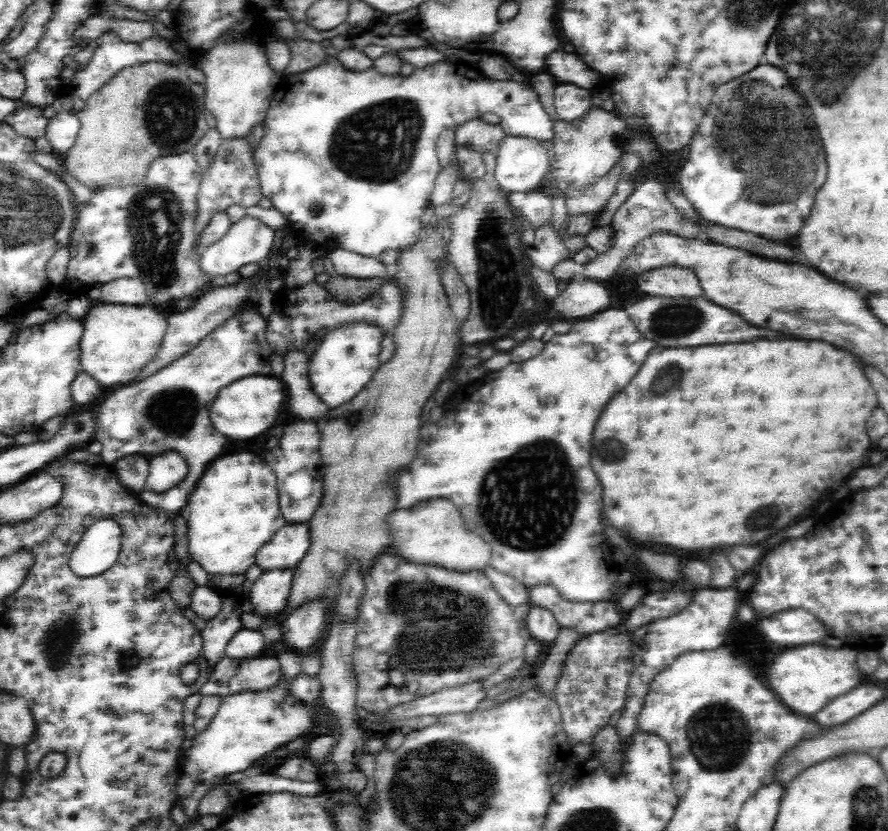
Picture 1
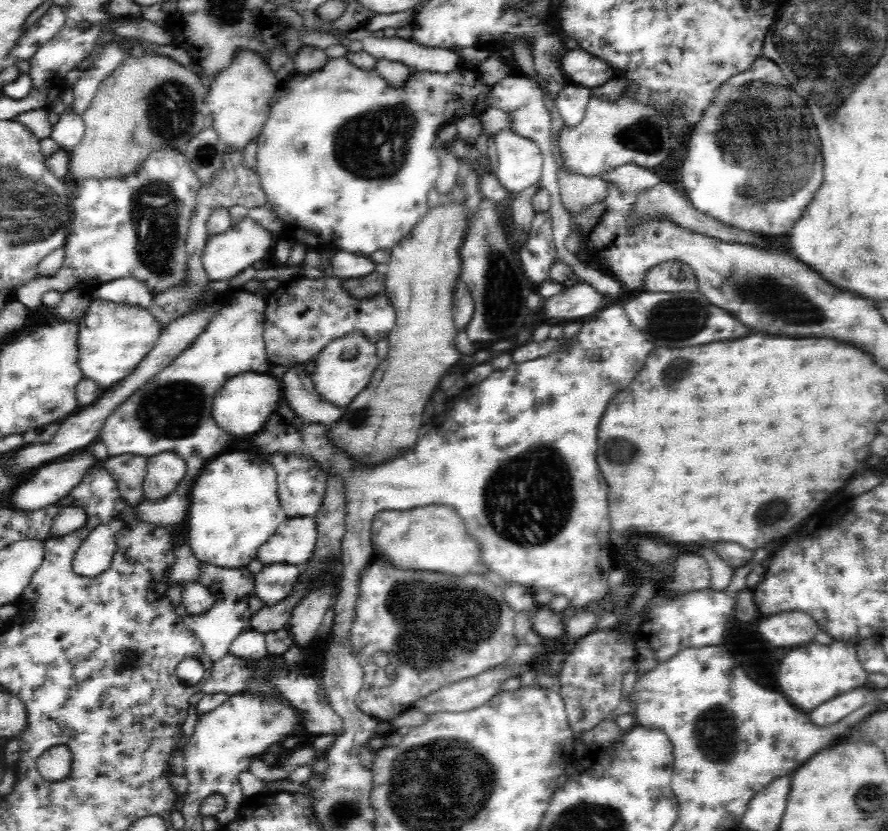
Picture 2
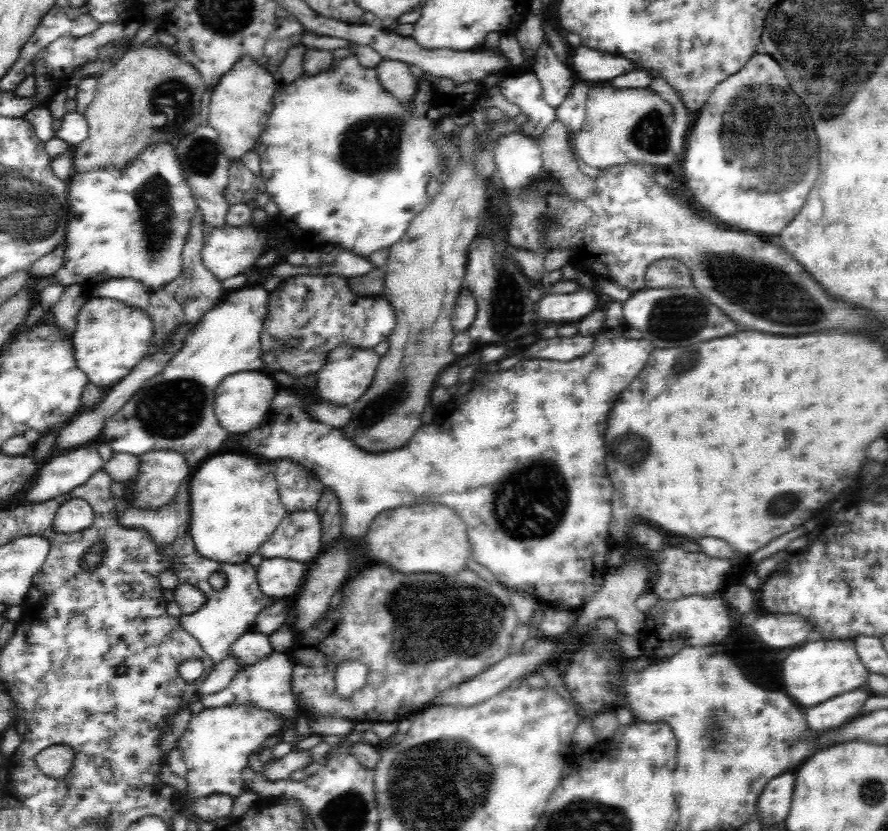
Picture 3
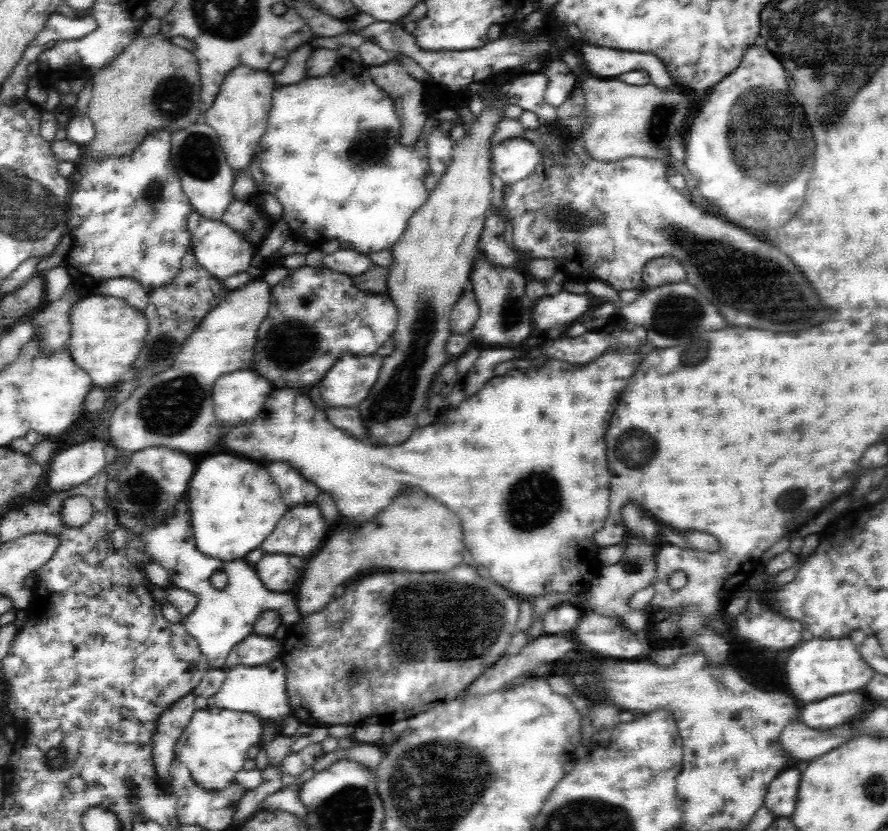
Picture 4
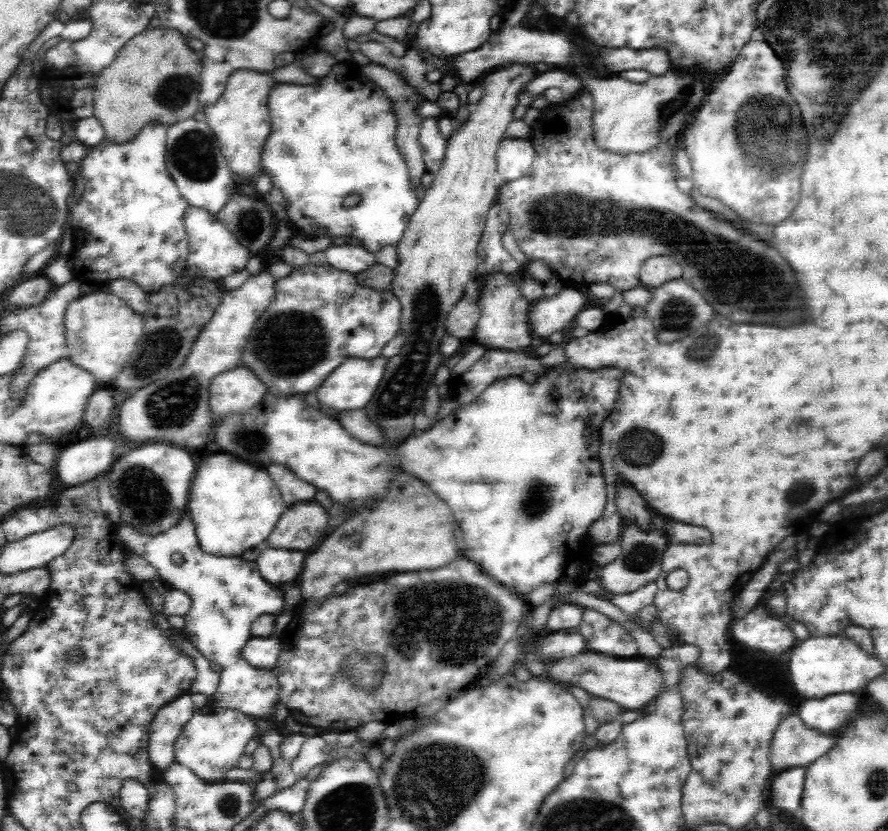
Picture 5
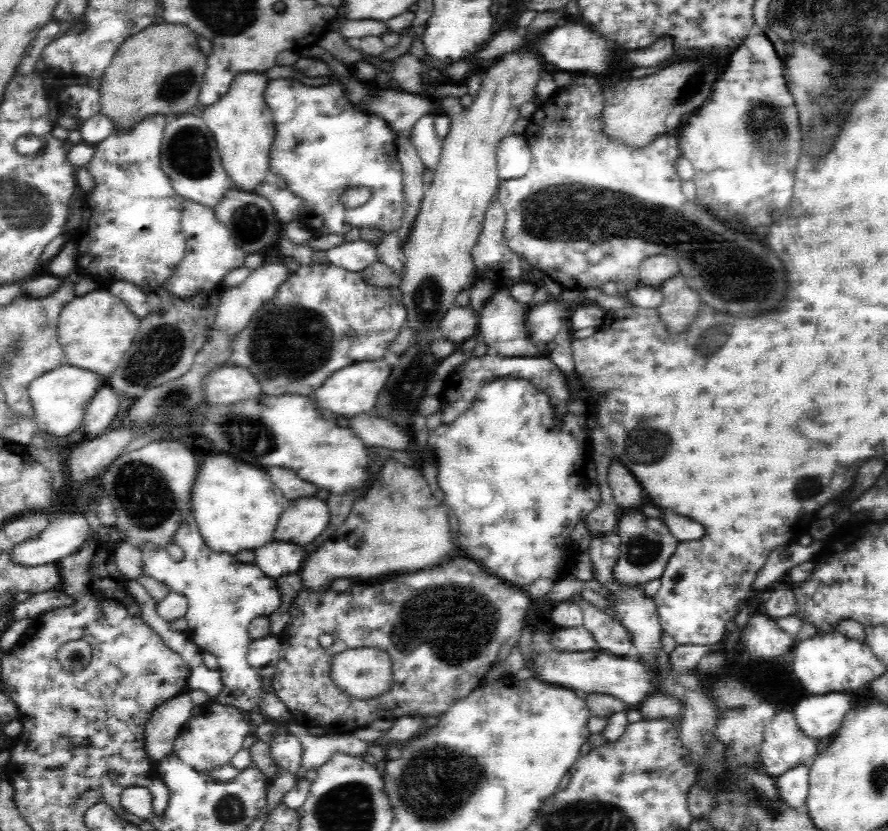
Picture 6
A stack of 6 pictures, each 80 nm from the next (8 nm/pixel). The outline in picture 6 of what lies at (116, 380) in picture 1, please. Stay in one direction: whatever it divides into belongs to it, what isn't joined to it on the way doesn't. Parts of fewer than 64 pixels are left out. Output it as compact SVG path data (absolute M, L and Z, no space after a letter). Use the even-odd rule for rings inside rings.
M90 292L73 298L61 311L57 326L57 340L72 366L92 372L107 379L117 369L118 363L133 345L139 332L138 318L126 303L111 292Z

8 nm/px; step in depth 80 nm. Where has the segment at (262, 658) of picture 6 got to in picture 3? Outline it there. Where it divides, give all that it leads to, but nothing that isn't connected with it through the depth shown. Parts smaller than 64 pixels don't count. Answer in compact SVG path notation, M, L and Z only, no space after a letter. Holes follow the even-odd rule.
M246 632L237 638L229 648L229 654L237 658L239 664L250 666L272 652L269 635Z

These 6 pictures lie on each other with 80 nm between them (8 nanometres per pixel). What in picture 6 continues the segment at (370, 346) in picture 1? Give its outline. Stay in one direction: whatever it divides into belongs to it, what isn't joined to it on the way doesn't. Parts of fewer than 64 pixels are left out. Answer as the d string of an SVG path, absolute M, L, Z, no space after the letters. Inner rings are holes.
M382 358L374 361L354 362L354 364L356 366L344 366L336 370L322 383L322 386L315 390L316 400L322 408L330 410L332 414L340 414L345 419L356 418L356 414L360 413L371 413L391 368L390 361Z

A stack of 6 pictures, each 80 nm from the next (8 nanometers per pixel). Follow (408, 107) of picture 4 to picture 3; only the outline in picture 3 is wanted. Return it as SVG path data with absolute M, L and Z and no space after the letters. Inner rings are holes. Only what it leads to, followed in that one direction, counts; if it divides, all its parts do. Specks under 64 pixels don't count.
M382 59L375 69L382 87L407 106L416 94L417 78L411 74L406 62Z

